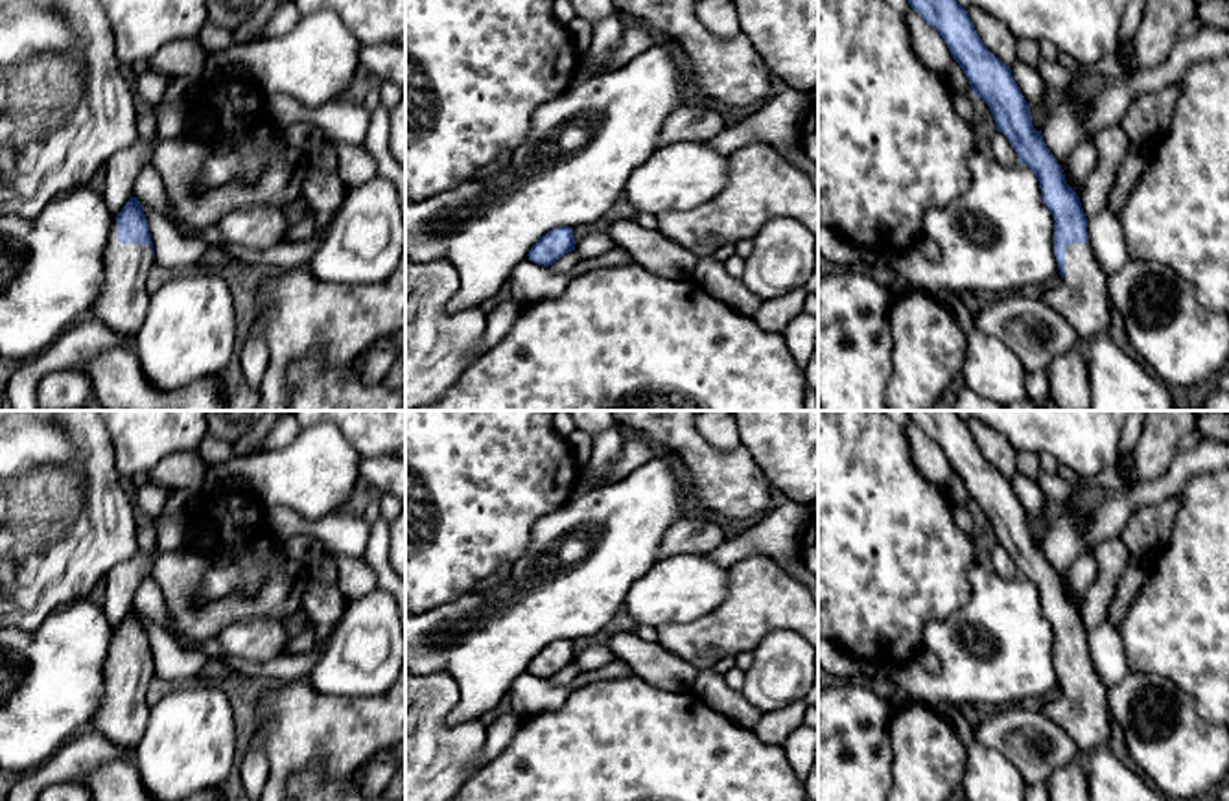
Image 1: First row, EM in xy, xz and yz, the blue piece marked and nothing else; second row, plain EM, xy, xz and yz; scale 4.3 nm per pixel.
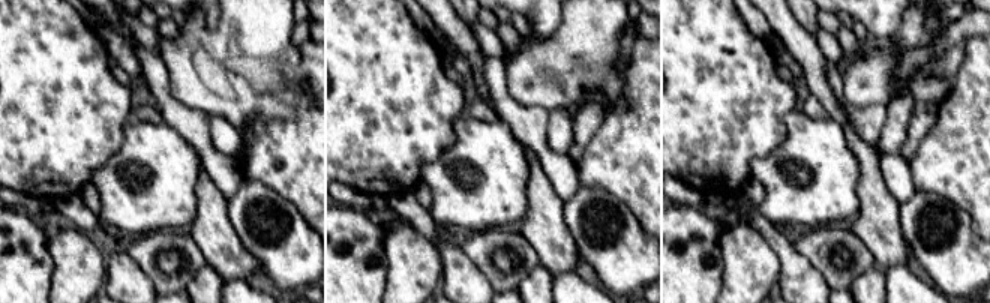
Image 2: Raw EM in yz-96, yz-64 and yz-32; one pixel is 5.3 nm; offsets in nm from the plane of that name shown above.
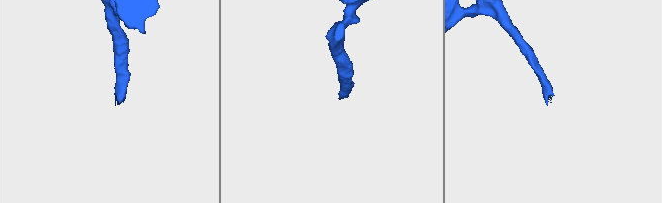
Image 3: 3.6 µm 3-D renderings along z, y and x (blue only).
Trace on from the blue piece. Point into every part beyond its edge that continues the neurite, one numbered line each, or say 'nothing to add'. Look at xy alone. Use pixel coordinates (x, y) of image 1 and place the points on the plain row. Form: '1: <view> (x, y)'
1: xy (122, 719)

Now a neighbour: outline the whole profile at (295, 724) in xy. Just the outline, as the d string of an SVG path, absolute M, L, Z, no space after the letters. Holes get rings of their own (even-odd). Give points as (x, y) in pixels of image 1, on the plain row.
M405 661L394 685L381 696L334 696L319 692L310 676L278 683L254 707L254 744L269 760L267 786L260 801L286 801L286 781L317 757L341 777L365 766L380 749L405 740Z

